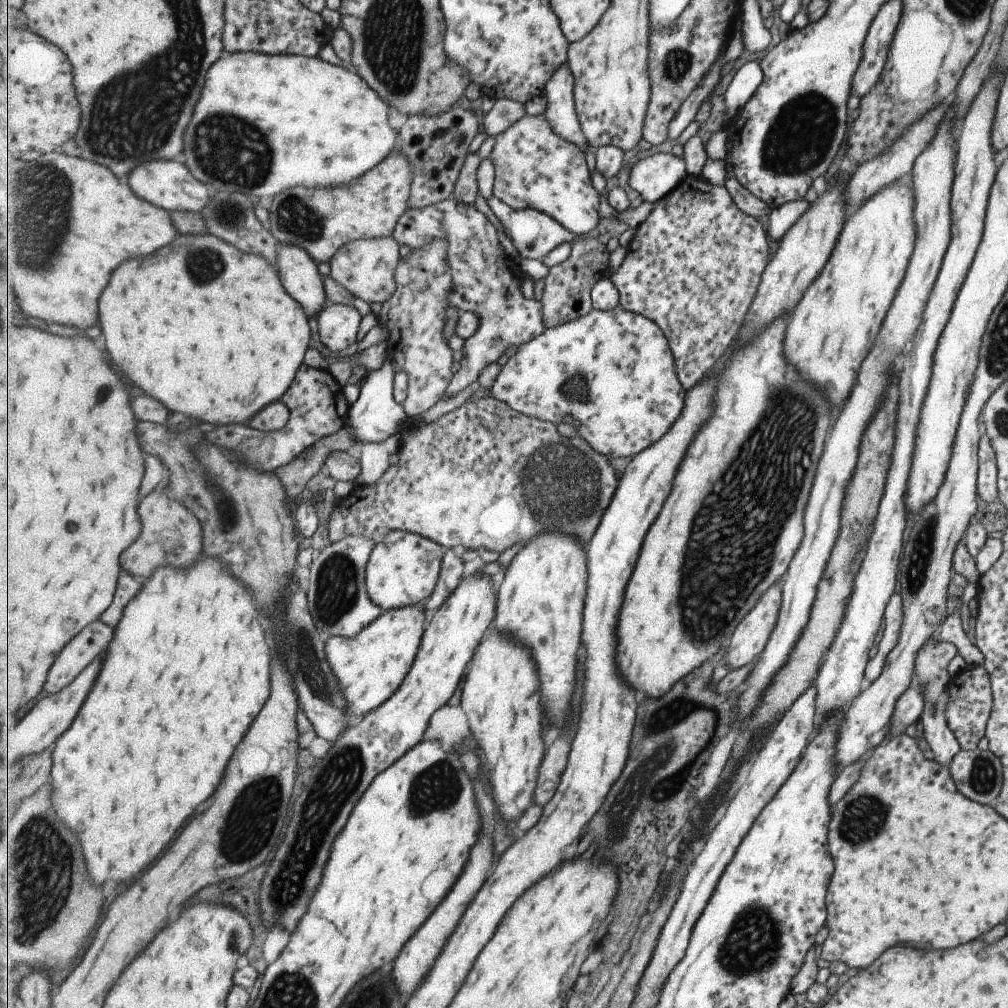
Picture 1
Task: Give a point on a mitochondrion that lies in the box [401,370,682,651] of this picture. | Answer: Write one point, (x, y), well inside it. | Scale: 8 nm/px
(557, 472)

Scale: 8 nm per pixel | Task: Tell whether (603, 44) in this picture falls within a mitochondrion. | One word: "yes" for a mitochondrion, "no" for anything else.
no

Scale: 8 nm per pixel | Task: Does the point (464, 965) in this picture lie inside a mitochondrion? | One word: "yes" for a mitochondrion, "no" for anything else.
no

